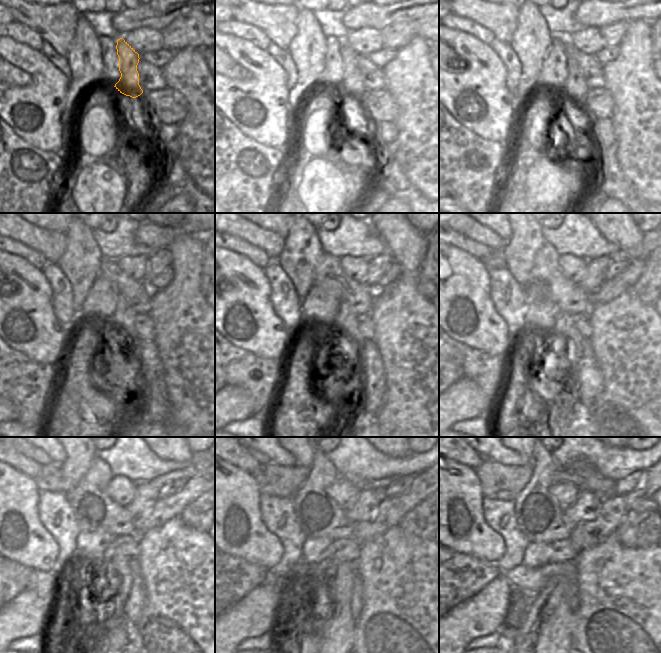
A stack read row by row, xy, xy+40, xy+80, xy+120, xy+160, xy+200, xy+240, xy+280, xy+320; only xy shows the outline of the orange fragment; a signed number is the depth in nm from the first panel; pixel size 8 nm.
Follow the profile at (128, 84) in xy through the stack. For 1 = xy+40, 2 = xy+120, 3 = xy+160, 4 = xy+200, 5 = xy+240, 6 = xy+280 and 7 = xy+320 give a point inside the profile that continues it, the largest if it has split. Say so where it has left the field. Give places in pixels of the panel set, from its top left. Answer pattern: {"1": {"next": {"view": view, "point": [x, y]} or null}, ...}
{"1": {"next": {"view": "xy+40", "point": [352, 86]}}, "2": {"next": {"view": "xy+120", "point": [123, 319]}}, "3": {"next": {"view": "xy+160", "point": [344, 327]}}, "4": {"next": {"view": "xy+200", "point": [564, 334]}}, "5": {"next": {"view": "xy+240", "point": [111, 635]}}, "6": {"next": {"view": "xy+280", "point": [313, 640]}}, "7": {"next": {"view": "xy+320", "point": [543, 640]}}}

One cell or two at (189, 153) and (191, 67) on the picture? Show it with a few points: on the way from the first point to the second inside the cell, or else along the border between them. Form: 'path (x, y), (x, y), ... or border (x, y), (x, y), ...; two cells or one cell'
path (195, 132), (195, 88); one cell

